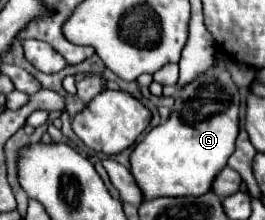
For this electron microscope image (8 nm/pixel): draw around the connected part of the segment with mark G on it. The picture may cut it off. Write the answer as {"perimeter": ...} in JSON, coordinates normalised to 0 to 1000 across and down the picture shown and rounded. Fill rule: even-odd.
{"perimeter":[[[815,245],[808,300],[732,373],[687,400],[626,555],[574,582],[536,645],[521,645],[491,700],[491,791],[536,873],[543,909],[581,909],[604,891],[755,891],[792,864],[815,791],[853,755],[853,727],[883,691],[883,636],[898,618],[898,491],[906,436],[845,309],[838,245]]]}

